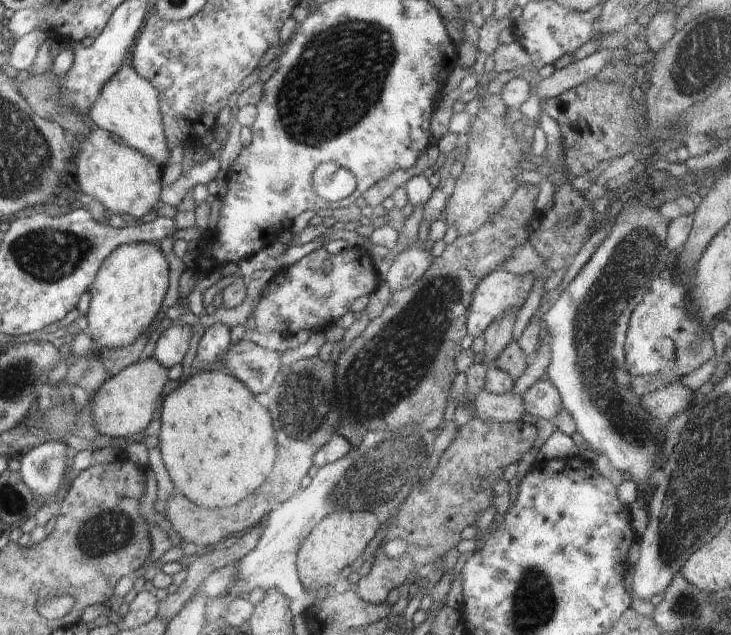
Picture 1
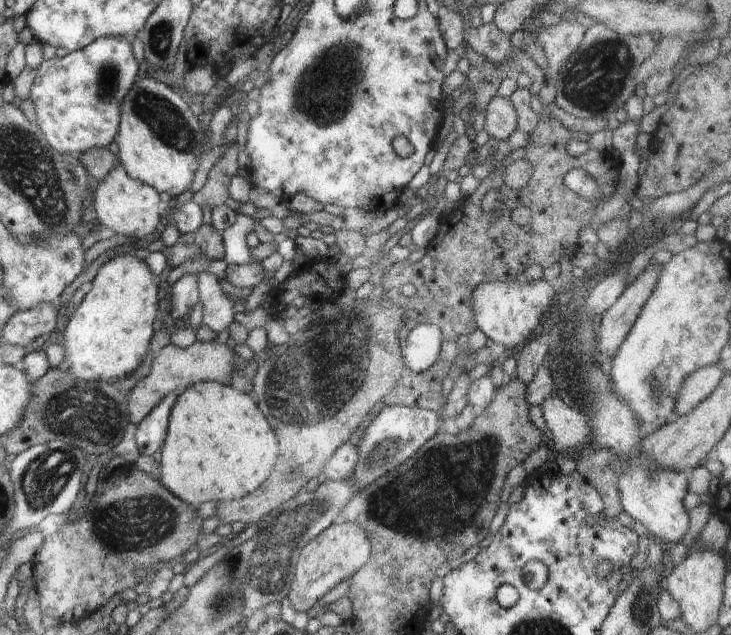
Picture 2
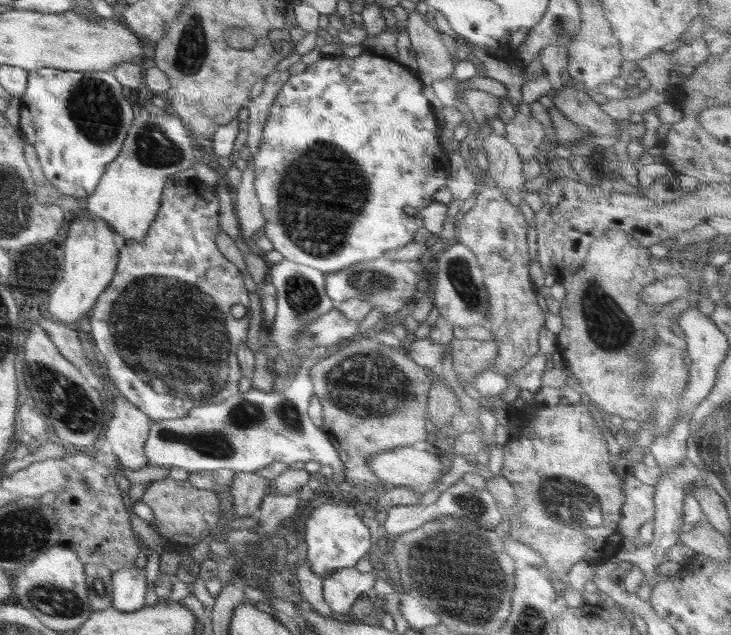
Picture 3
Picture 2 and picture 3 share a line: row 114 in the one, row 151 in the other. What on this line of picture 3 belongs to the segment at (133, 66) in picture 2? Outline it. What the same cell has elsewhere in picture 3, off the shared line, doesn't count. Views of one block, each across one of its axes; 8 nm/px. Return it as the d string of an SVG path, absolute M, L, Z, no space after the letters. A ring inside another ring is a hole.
M44 67L28 71L27 87L20 97L19 129L36 149L46 178L64 194L88 198L100 182L106 165L119 155L135 117L123 89L124 86L115 75L108 71L73 71Z

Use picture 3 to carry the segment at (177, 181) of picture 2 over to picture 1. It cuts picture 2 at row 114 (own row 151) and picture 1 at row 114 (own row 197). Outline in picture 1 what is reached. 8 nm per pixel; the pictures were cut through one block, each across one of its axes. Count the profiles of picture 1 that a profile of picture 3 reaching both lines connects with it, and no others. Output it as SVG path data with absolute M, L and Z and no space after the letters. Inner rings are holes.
M129 61L120 64L114 76L102 86L100 96L88 110L88 116L94 121L97 128L104 128L111 134L118 134L122 143L138 150L152 164L161 168L167 164L171 153L166 146L158 92L154 90L150 82L134 70Z

